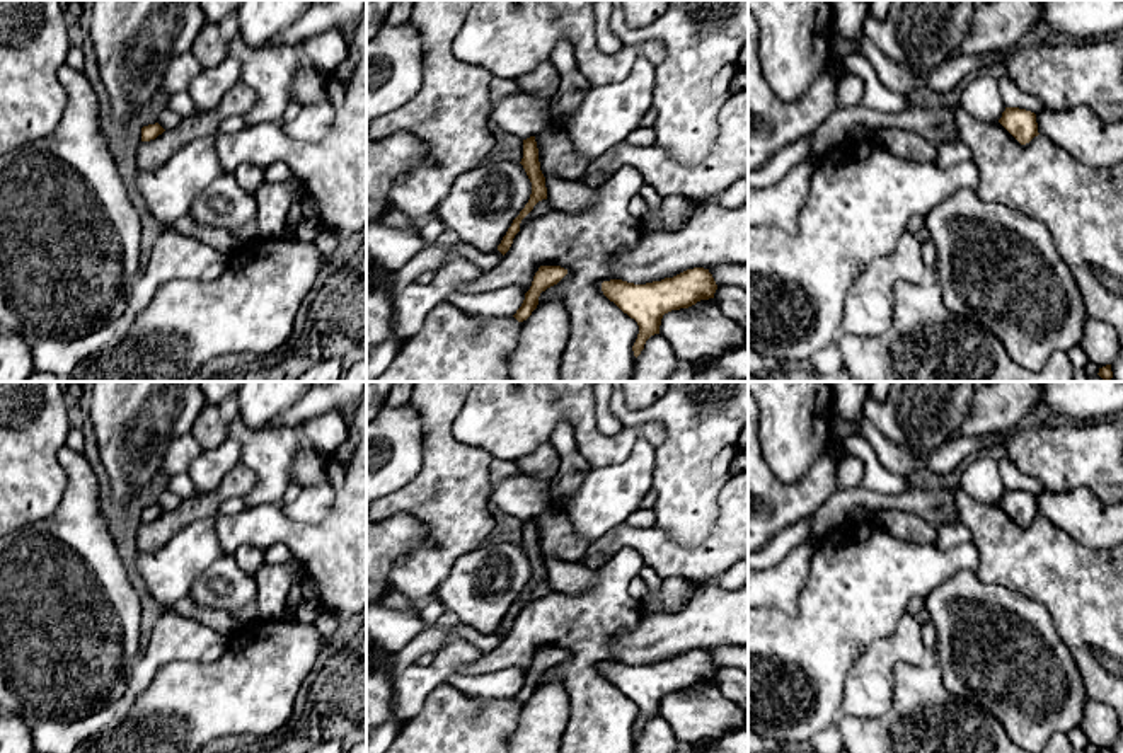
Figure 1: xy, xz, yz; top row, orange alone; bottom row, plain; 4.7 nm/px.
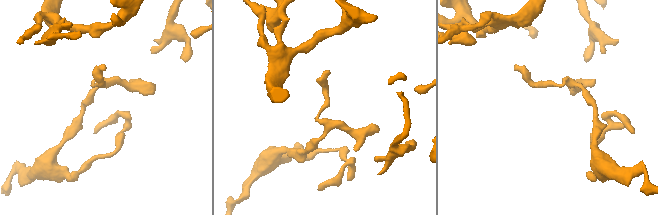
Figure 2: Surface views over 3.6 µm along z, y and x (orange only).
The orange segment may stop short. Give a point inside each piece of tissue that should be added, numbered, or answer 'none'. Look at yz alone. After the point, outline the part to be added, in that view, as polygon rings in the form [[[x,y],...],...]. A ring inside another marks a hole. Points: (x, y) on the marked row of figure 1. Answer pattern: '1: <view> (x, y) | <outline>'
none

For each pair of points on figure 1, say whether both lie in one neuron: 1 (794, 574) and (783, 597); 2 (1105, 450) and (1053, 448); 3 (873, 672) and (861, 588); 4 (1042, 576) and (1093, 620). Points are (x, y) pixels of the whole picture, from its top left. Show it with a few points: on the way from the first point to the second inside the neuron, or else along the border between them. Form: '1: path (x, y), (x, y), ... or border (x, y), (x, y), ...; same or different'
1: path (789, 580), (783, 592); same
2: path (1093, 450), (1065, 450); same
3: border (900, 620), (846, 678); different
4: path (1053, 581), (1081, 609); same

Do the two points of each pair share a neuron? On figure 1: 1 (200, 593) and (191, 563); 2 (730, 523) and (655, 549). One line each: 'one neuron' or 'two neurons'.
1: two neurons
2: one neuron

